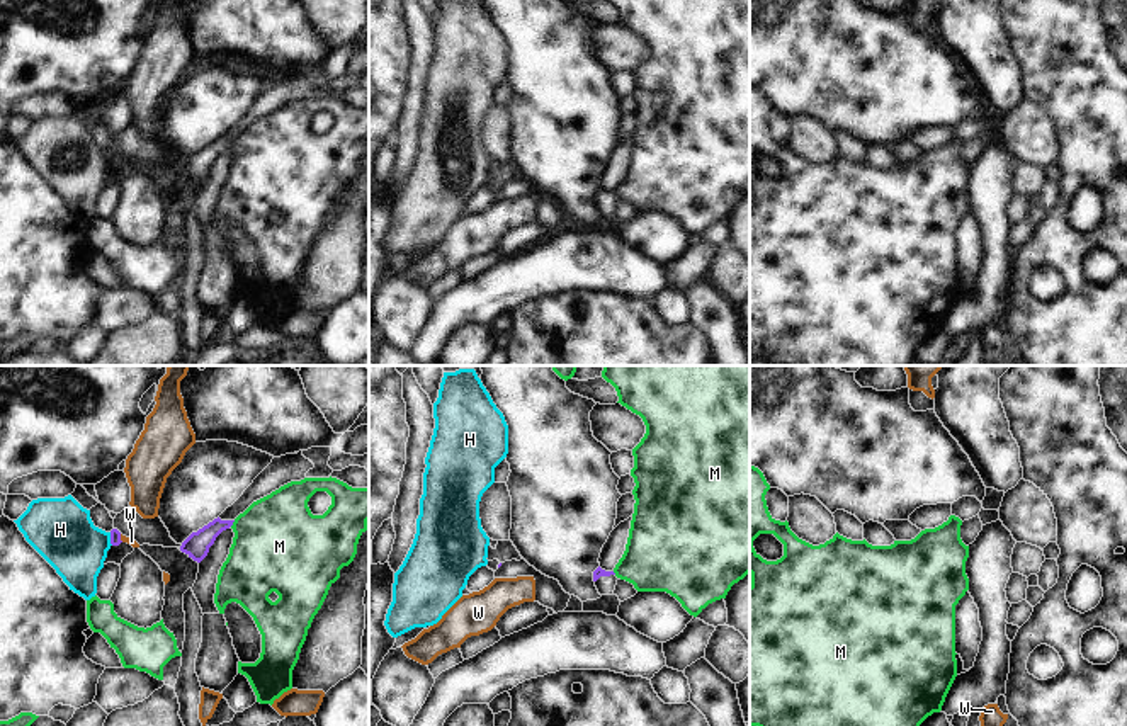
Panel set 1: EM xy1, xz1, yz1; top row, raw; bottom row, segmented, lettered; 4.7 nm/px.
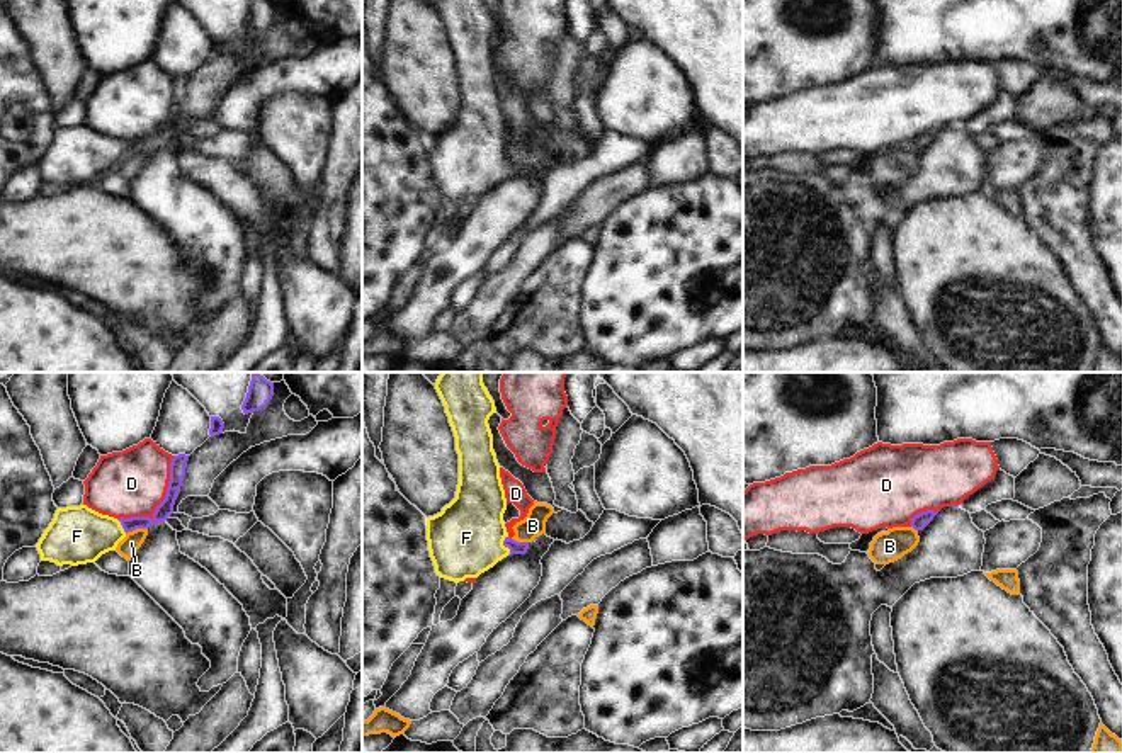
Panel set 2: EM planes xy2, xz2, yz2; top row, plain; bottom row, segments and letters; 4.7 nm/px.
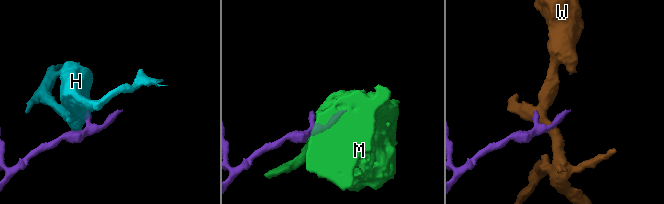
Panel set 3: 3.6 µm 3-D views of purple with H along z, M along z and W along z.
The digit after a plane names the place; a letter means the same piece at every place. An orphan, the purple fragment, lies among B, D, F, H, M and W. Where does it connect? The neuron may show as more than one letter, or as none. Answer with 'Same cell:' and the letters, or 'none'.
Same cell: F

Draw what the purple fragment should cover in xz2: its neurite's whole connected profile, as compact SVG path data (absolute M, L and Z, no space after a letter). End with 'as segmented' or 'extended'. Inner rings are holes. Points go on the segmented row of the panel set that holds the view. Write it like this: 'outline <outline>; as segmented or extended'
outline M442 372L435 389L445 406L456 437L459 484L456 498L440 513L427 518L427 541L435 573L440 578L459 583L466 578L478 578L507 556L525 554L529 542L510 539L503 522L507 498L488 425L496 408L483 384L483 372Z; extended

